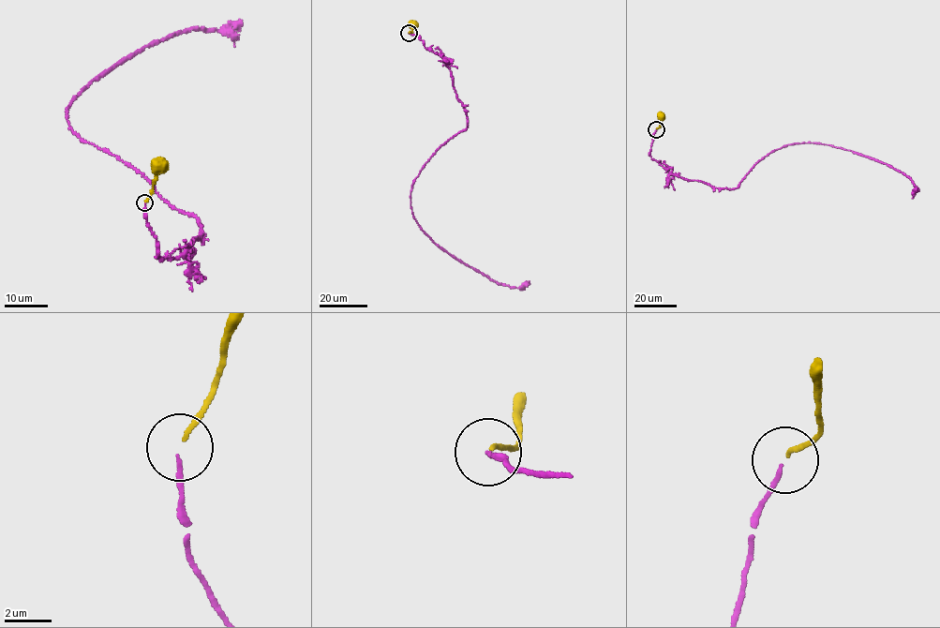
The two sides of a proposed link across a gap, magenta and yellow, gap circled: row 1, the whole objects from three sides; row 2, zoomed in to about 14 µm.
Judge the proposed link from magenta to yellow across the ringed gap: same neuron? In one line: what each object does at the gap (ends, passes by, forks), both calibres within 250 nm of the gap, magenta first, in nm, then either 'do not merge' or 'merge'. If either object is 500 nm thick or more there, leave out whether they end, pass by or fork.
magenta ends | yellow ends | 180/190 nm | merge

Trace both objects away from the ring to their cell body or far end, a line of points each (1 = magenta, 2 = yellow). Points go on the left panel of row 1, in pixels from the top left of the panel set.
1: (144, 203), (156, 257), (190, 256), (197, 216), (79, 138), (67, 109), (145, 47), (242, 21)
2: (145, 201), (158, 170)

